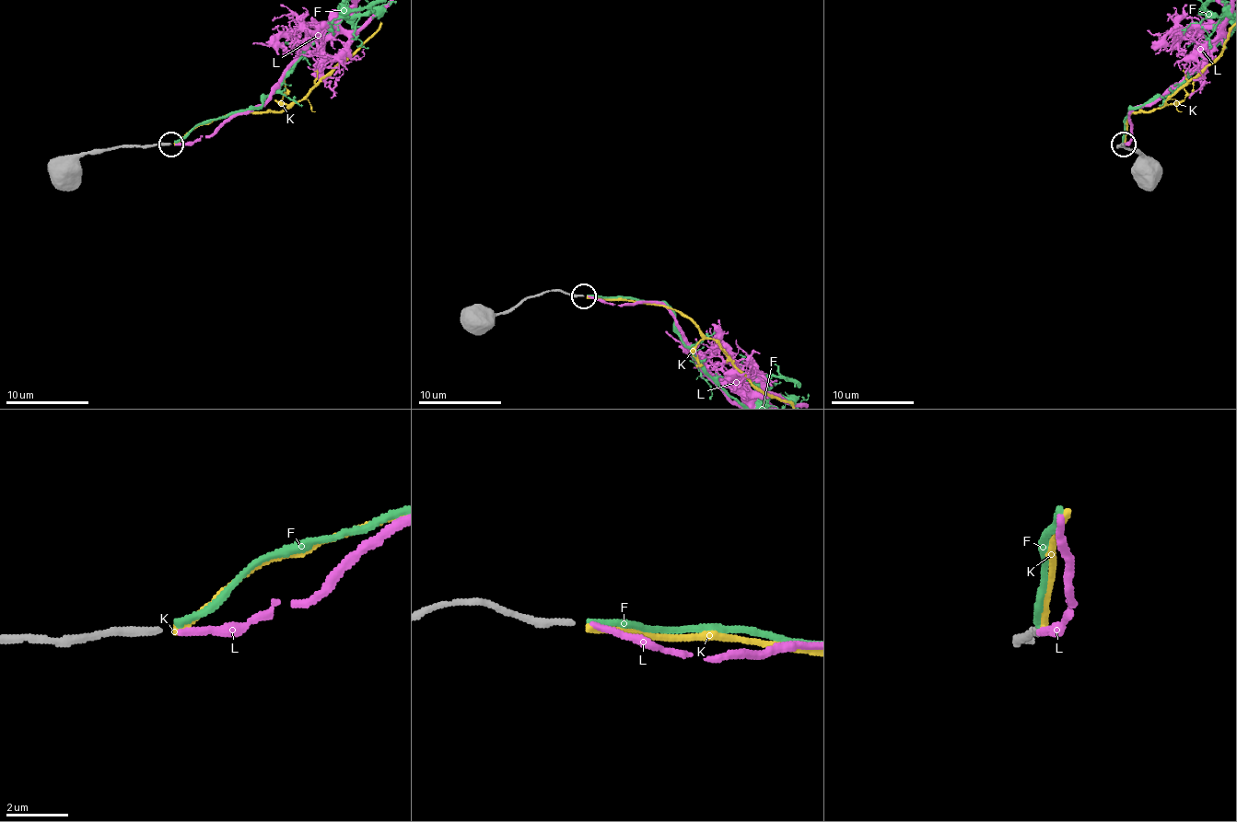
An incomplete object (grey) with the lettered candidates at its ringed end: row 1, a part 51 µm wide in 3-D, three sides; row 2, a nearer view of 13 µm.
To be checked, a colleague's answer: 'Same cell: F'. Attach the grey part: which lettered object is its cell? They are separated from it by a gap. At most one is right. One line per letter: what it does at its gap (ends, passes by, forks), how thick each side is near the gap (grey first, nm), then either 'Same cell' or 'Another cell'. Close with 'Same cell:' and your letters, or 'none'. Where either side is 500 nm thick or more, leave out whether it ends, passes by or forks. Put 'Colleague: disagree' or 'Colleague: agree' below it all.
F: It ends there. Thickness 200 nm (grey) against 200 nm. Same cell
K: It ends there. Thickness 200 nm (grey) against 200 nm. Another cell
L: It ends there. Thickness 200 nm (grey) against 200 nm. Another cell
Same cell: F
Colleague: agree

